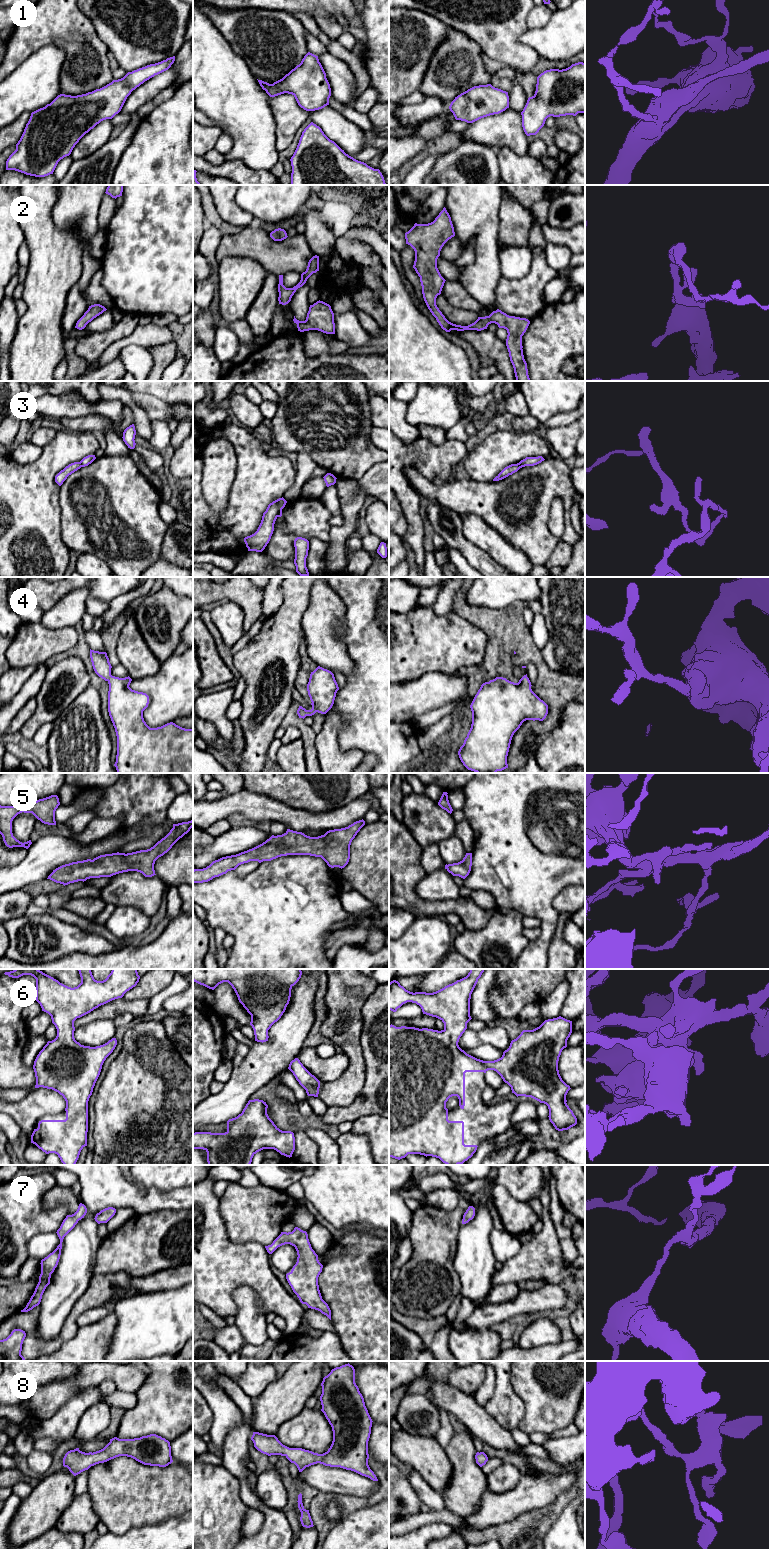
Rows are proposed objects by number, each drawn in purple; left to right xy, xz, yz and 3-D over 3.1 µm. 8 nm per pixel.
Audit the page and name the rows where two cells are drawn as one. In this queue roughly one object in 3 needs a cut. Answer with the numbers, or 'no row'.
3

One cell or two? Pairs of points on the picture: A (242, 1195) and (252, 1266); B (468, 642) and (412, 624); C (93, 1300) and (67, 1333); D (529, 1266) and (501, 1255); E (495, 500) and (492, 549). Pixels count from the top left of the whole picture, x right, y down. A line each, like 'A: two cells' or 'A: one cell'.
A: two cells
B: one cell
C: one cell
D: two cells
E: two cells

